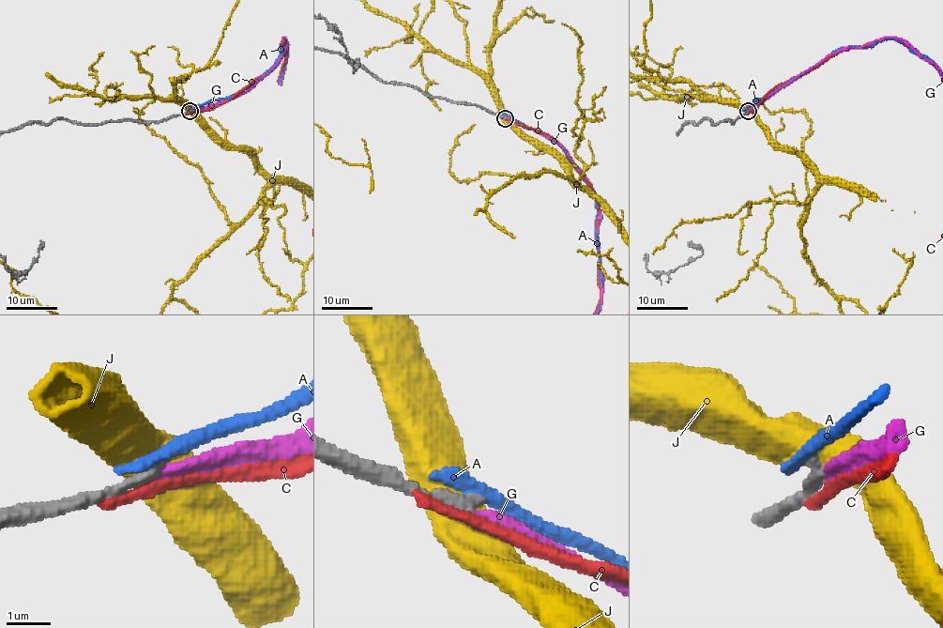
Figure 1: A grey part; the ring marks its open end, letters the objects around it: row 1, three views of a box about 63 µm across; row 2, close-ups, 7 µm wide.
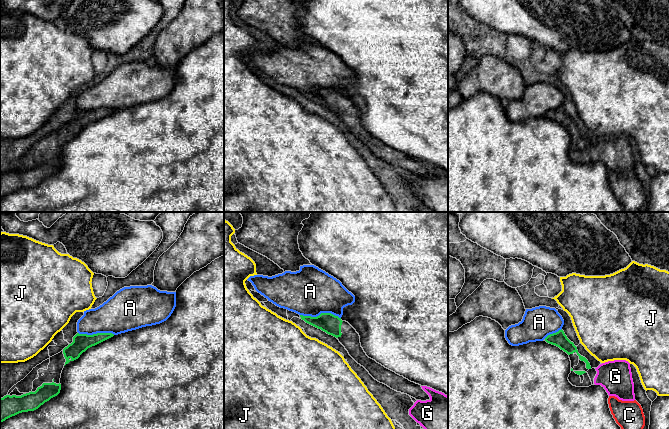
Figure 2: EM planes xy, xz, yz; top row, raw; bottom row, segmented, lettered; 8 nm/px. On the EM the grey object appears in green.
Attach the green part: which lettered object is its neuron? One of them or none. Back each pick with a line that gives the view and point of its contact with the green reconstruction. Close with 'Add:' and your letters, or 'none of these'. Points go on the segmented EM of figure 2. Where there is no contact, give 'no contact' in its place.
G: no contact
Add: G

